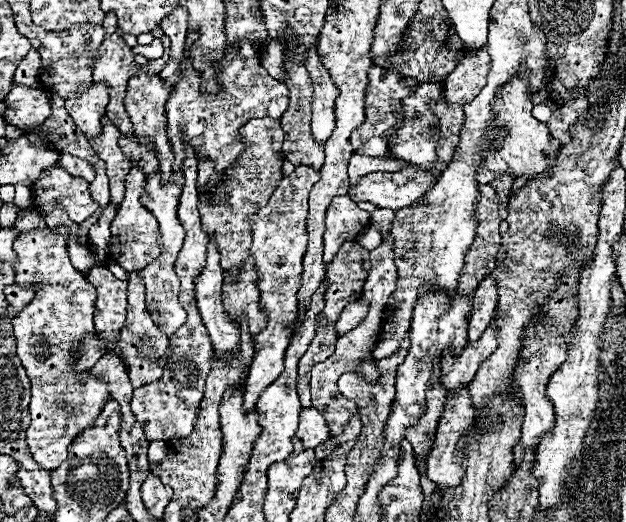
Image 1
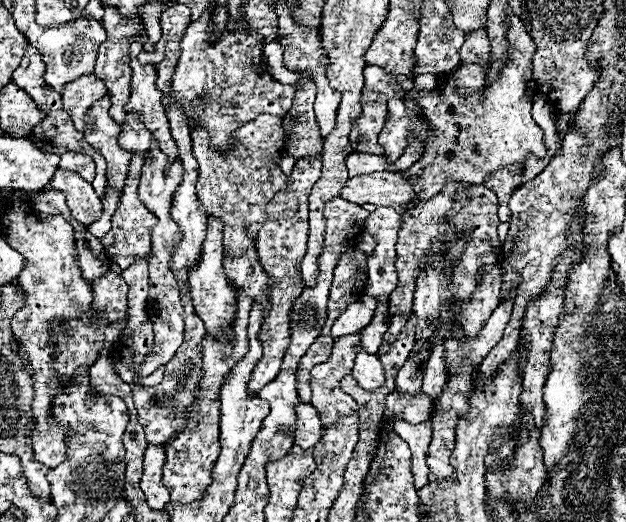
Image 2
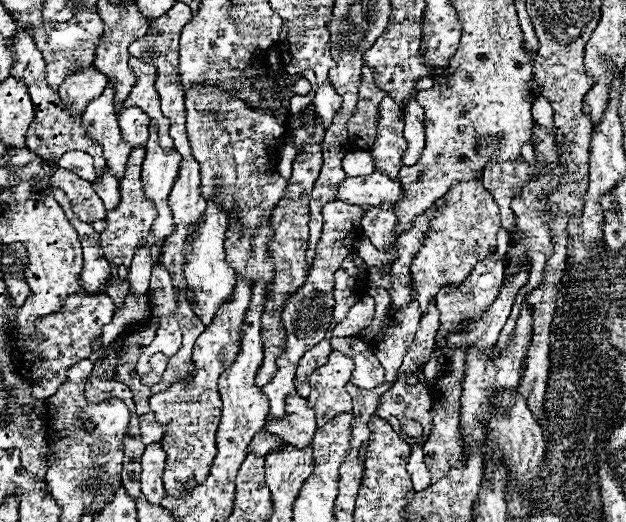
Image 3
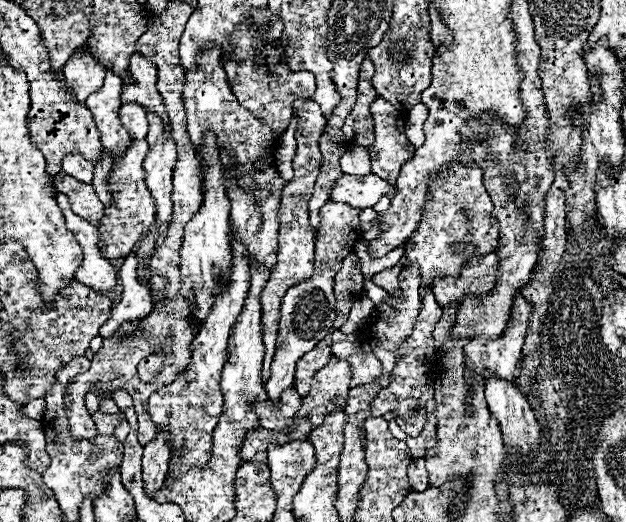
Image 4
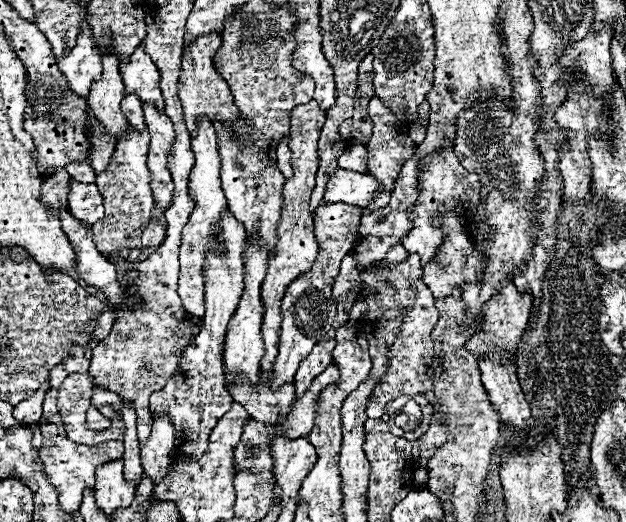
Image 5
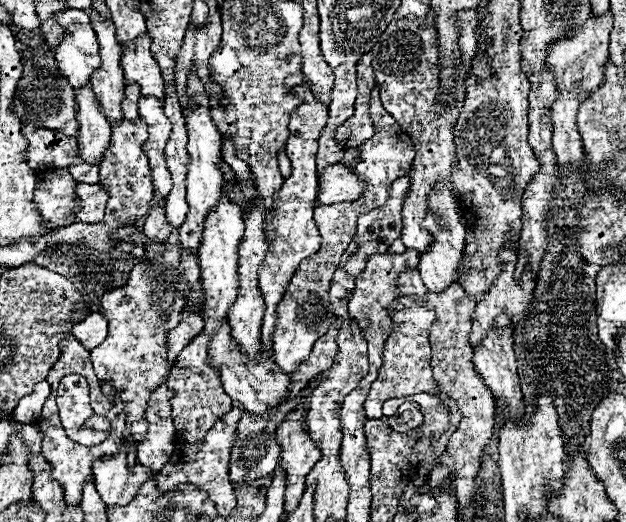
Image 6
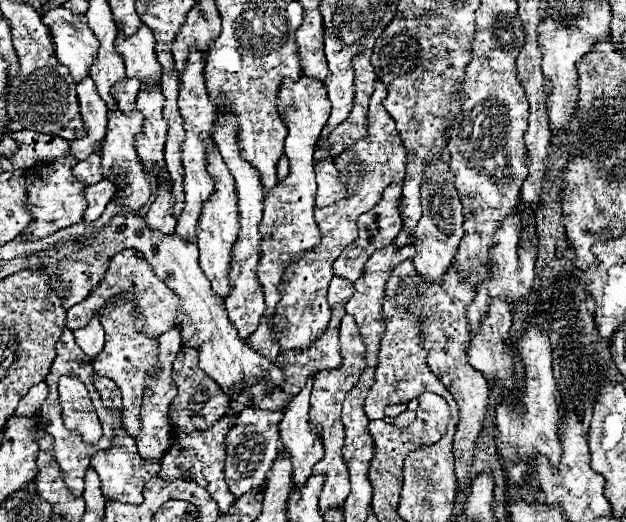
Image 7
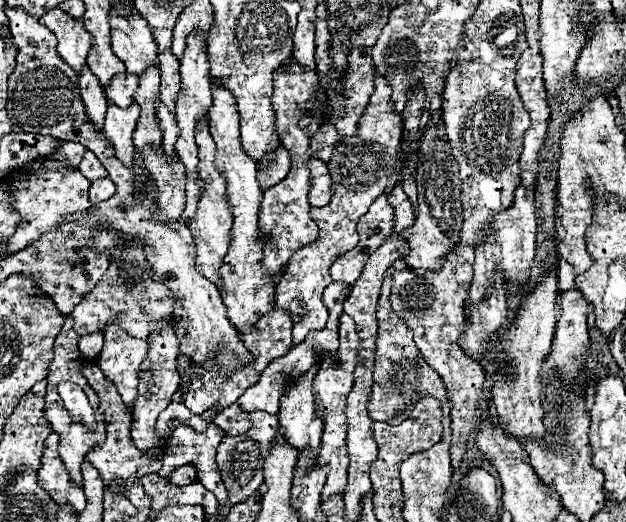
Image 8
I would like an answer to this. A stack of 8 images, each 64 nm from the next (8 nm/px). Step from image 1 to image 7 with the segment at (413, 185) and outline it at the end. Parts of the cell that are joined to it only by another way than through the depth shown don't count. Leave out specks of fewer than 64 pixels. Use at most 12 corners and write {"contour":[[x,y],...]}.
{"contour":[[314,164],[316,208],[348,196],[336,164]]}

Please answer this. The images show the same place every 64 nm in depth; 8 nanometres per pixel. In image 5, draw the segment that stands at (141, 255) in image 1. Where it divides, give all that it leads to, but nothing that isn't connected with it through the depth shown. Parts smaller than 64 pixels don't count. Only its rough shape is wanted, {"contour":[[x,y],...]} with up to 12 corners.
{"contour":[[128,130],[96,176],[96,248],[124,250],[152,220],[150,136]]}

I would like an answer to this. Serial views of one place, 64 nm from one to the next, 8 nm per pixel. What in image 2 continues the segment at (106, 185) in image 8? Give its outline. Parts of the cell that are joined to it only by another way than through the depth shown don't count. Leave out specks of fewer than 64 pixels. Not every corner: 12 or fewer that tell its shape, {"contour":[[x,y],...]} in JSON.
{"contour":[[56,170],[42,192],[60,190],[70,214],[88,226],[102,214],[94,188],[76,172]]}

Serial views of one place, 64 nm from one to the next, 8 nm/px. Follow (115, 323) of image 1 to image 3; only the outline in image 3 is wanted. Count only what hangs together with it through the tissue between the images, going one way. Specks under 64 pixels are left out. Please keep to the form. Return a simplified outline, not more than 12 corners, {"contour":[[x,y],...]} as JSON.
{"contour":[[112,276],[98,294],[110,296],[114,308],[124,306],[128,284]]}

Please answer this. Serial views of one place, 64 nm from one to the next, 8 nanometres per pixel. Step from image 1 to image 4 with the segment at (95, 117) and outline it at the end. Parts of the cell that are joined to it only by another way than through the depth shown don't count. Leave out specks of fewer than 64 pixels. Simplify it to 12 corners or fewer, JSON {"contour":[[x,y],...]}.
{"contour":[[90,50],[72,56],[62,72],[74,100],[100,90],[106,70]]}

